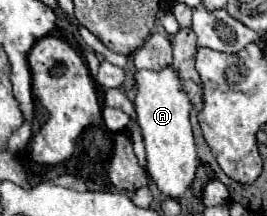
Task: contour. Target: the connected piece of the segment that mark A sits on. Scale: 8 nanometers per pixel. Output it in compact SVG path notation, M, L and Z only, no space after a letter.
M171 64L163 66L161 70L137 70L135 86L137 96L133 104L137 110L137 122L145 138L149 176L165 196L181 198L193 182L197 168L197 152L189 122L189 112L193 108L189 94L185 92L179 72Z

